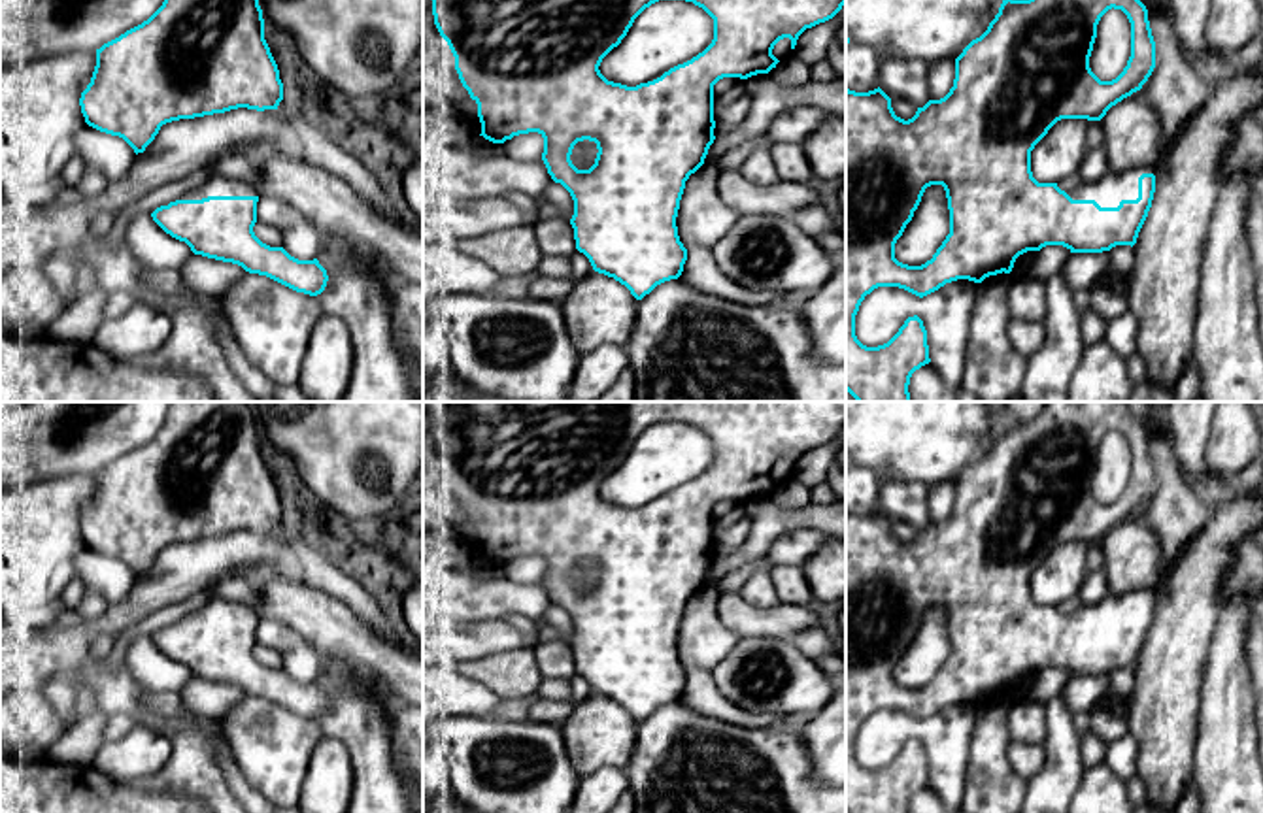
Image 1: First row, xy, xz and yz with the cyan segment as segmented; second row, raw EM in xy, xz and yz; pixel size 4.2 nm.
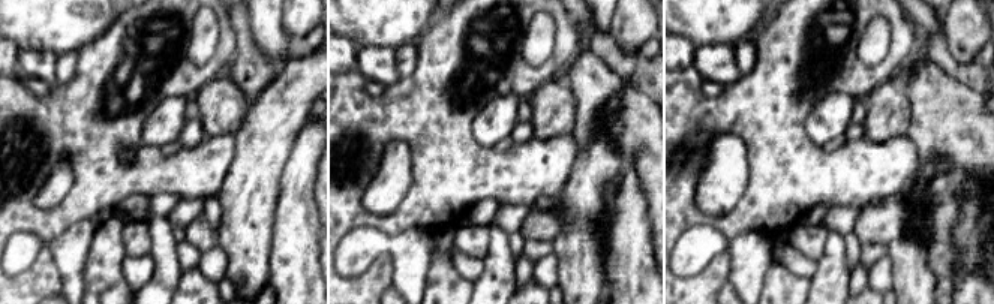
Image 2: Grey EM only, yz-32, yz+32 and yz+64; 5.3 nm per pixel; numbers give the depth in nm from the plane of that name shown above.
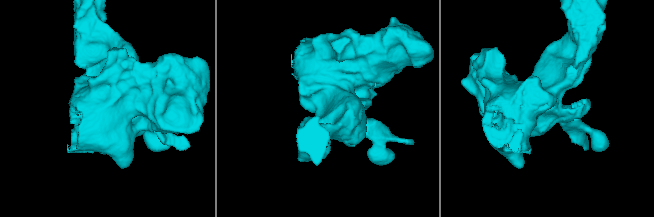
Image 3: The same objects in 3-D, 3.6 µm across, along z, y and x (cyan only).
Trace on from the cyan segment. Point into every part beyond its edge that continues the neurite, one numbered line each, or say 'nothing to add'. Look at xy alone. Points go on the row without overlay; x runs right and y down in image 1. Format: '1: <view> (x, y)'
1: xy (216, 608)

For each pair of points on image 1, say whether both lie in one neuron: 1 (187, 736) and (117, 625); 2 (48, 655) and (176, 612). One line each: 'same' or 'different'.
1: different
2: different

